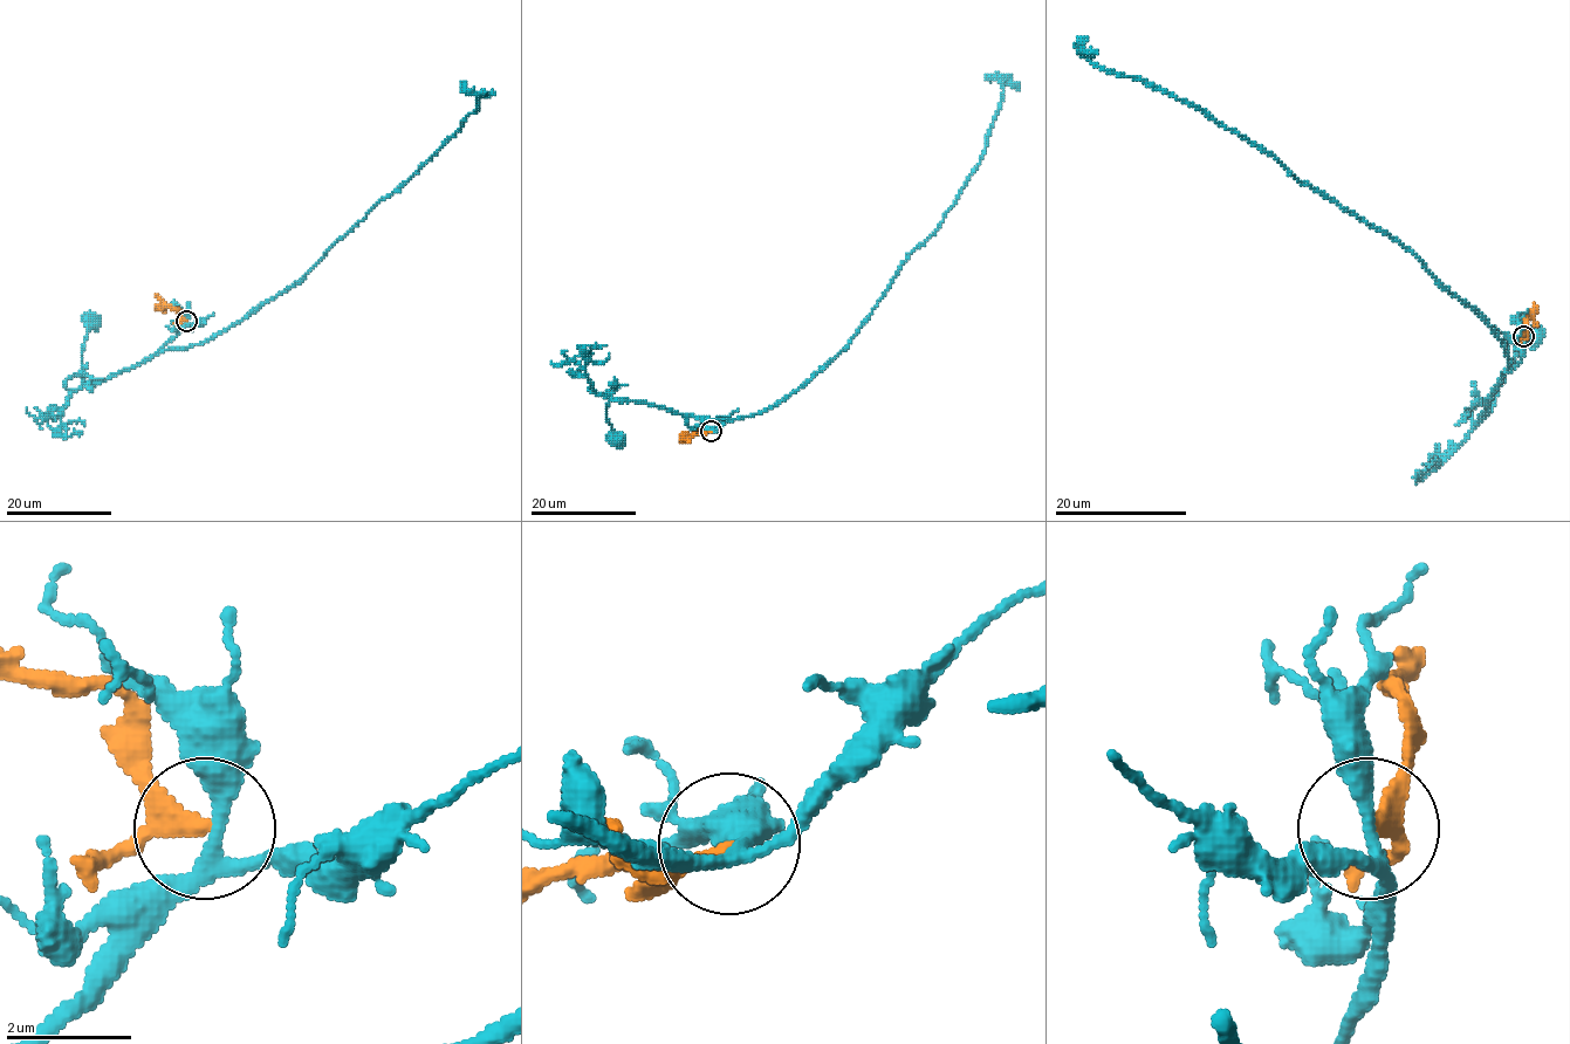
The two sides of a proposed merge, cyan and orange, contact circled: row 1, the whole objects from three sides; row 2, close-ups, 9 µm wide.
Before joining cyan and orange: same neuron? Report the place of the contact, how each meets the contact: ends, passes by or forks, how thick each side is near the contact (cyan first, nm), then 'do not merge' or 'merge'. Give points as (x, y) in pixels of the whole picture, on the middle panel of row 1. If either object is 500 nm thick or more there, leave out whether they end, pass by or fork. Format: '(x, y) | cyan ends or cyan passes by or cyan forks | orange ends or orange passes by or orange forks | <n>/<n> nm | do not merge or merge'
(711, 431) | cyan forks | orange passes by | 240/190 nm | do not merge

